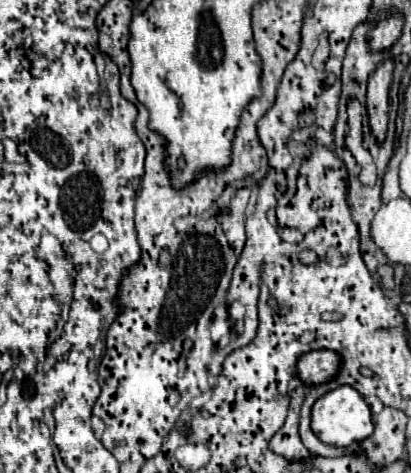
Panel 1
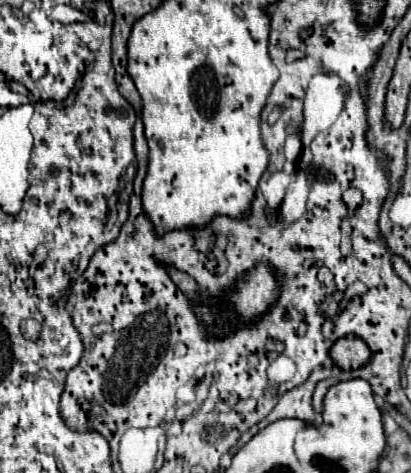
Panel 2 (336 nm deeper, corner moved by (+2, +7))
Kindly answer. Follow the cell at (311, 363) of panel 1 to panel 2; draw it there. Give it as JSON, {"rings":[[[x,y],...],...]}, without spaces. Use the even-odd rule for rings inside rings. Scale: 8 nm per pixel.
{"rings":[[[356,336],[340,338],[332,344],[330,358],[342,370],[356,370],[370,360],[370,348],[364,344],[364,340]]]}

